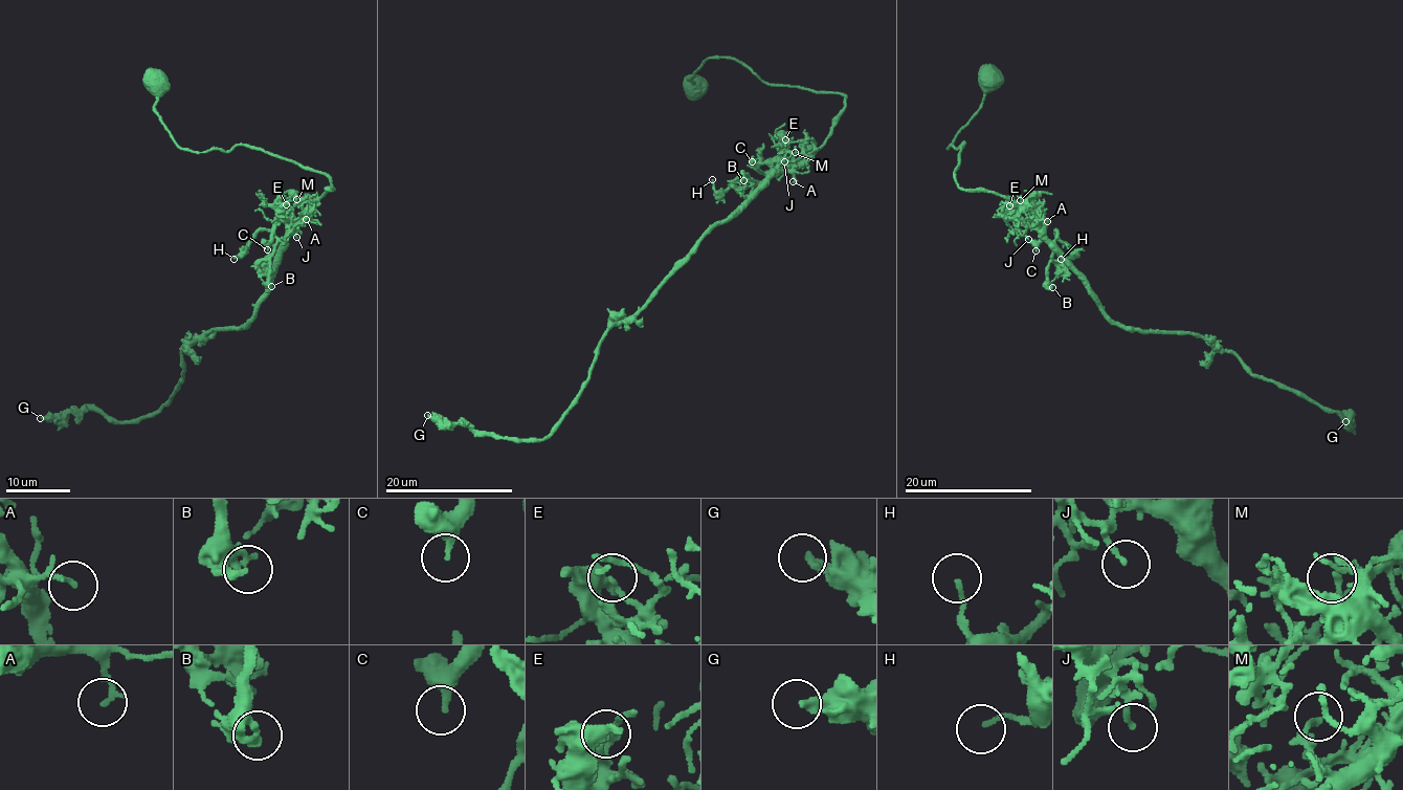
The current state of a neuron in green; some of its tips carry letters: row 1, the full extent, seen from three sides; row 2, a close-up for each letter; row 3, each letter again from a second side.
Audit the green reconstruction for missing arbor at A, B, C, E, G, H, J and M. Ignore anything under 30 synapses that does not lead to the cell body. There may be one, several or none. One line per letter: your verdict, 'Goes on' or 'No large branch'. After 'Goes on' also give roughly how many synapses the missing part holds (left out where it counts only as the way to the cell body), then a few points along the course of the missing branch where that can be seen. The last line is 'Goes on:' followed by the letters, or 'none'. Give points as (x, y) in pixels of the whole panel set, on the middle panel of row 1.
A: No large branch
B: No large branch
C: No large branch
E: No large branch
G: No large branch
H: No large branch
J: No large branch
M: No large branch
Goes on: none

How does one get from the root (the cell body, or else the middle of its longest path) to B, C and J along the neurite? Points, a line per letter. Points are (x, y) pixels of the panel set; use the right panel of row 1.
B: (989, 82), (981, 108), (947, 148), (964, 143), (954, 177), (1033, 215), (1052, 241), (1052, 287)
C: (989, 82), (981, 108), (947, 148), (964, 143), (954, 177), (959, 188), (1011, 198), (1044, 222), (1036, 250)
J: (989, 82), (981, 108), (947, 148), (964, 143), (953, 174), (956, 183), (1004, 195), (1028, 226), (1028, 239)

